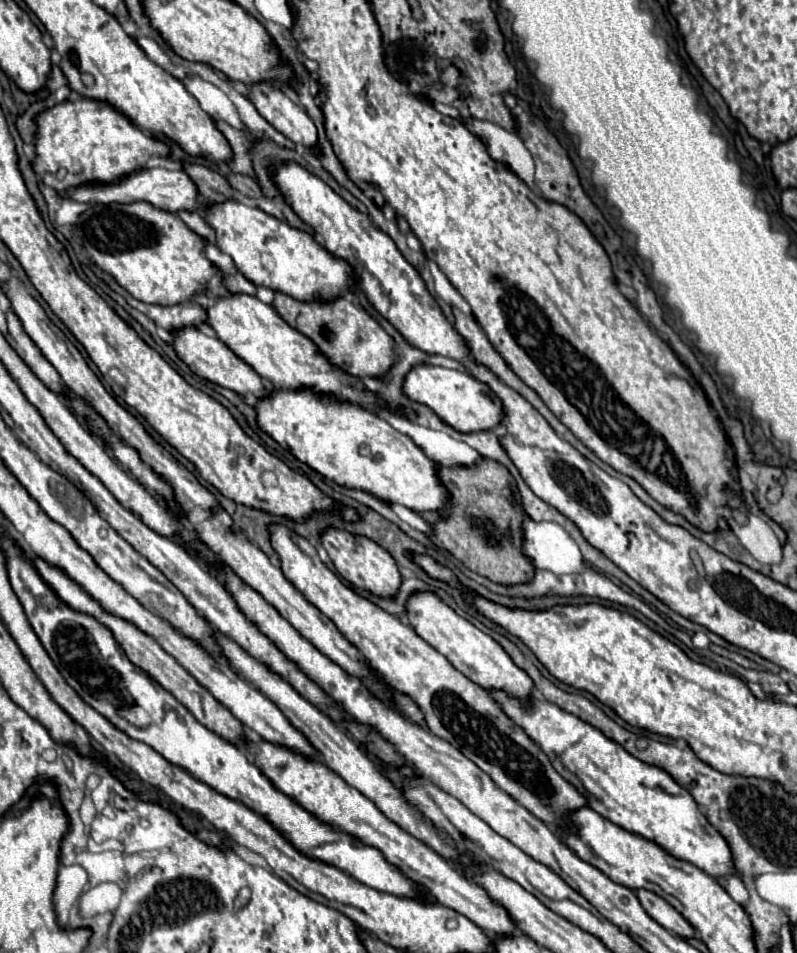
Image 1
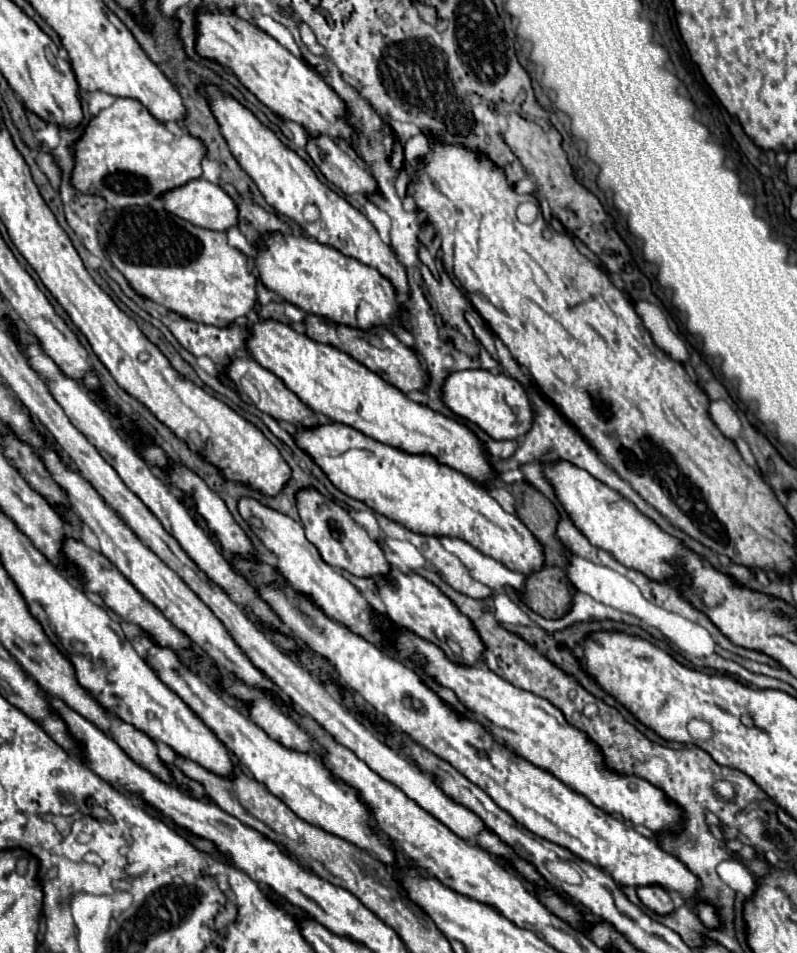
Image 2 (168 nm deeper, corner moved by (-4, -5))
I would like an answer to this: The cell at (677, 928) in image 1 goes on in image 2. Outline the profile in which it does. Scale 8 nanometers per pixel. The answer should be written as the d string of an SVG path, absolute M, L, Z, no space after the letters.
M650 886L650 888L636 888L638 892L638 898L640 902L650 908L652 912L660 914L660 916L668 916L672 914L676 908L668 896L668 892L664 888L658 888L658 886Z

